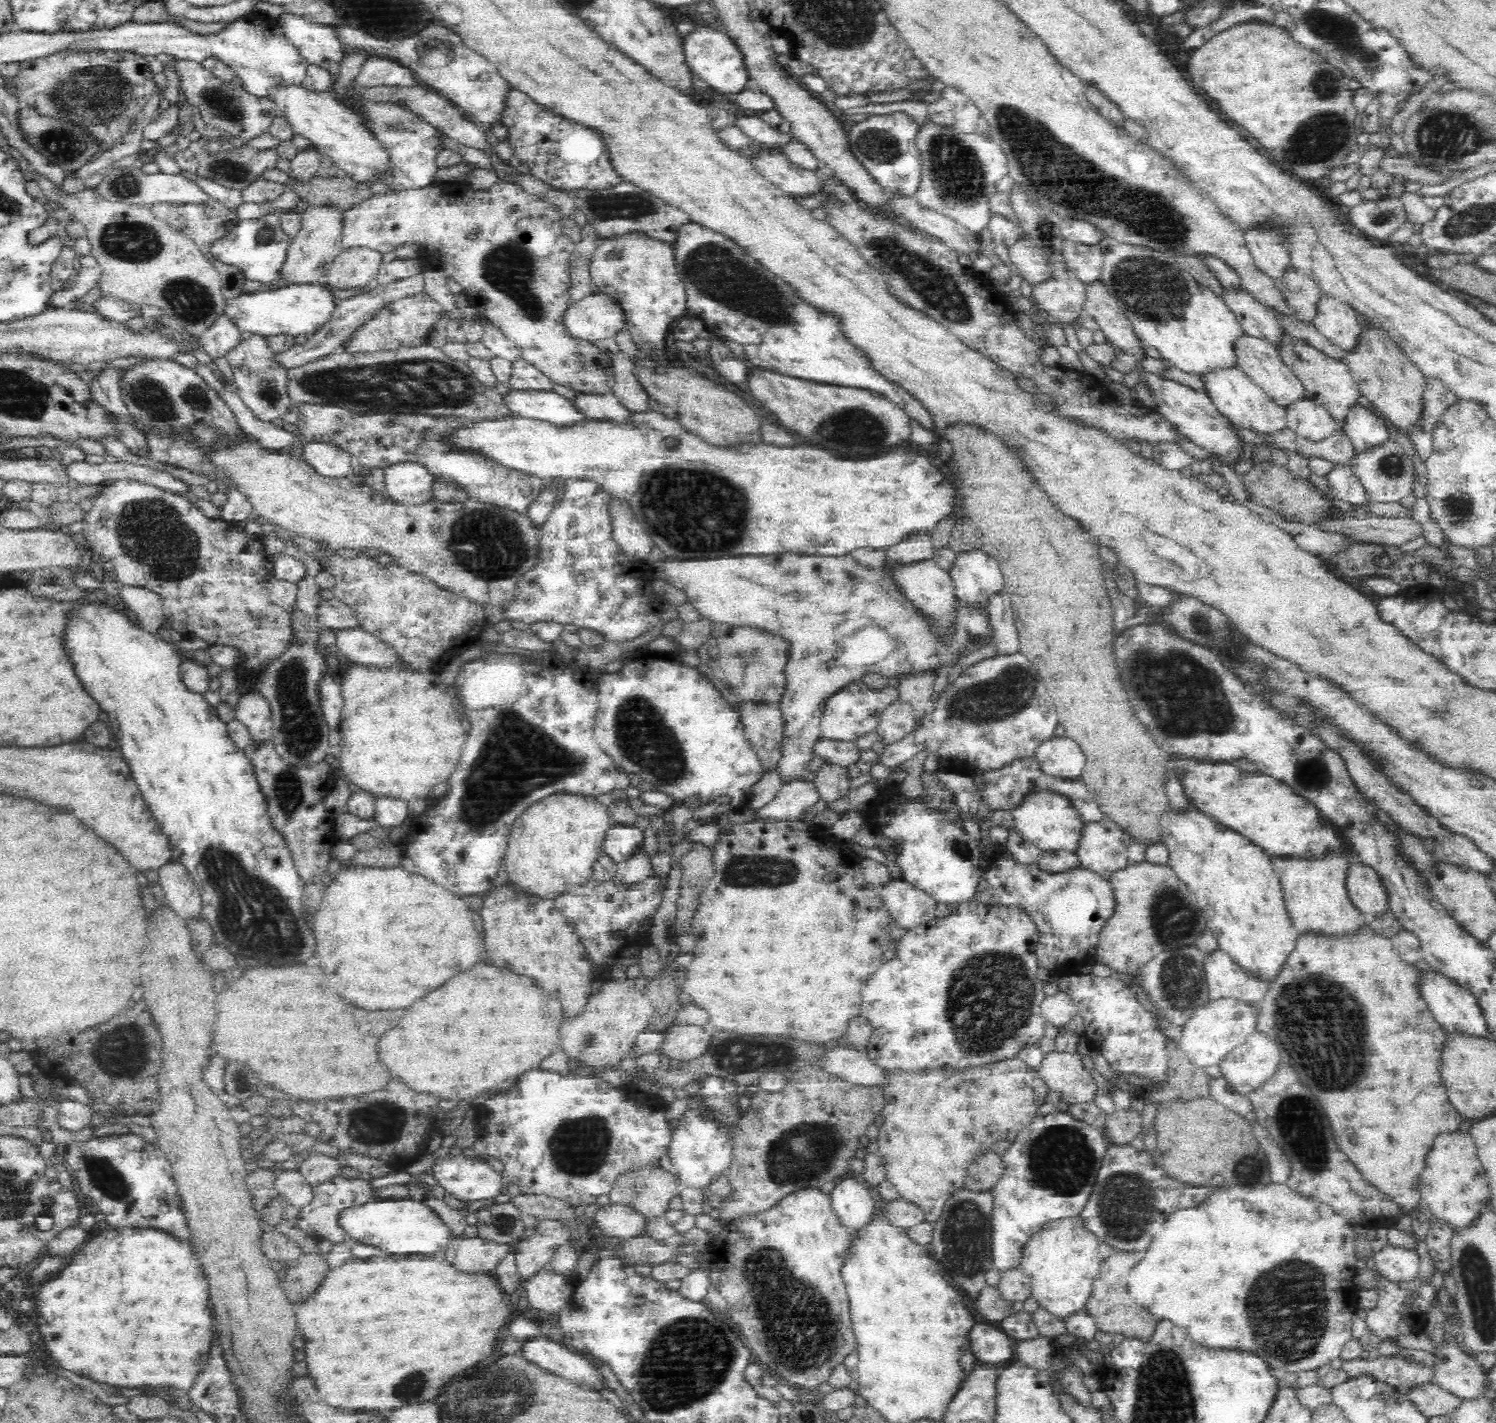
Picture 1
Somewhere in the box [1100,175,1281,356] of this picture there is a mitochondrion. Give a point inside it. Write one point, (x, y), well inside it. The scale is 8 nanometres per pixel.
(1153, 292)

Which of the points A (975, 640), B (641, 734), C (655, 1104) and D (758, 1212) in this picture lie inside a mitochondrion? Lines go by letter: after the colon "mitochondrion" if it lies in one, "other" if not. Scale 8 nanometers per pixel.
A: other
B: mitochondrion
C: other
D: other

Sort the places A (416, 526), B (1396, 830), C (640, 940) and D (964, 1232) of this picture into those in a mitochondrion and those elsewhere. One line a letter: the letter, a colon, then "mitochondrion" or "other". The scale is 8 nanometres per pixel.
A: other
B: other
C: other
D: mitochondrion

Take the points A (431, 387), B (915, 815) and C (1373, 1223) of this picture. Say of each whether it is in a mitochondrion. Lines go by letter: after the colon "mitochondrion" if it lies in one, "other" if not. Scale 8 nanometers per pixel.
A: mitochondrion
B: other
C: other

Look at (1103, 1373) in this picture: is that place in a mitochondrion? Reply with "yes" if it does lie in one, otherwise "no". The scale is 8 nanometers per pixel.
no

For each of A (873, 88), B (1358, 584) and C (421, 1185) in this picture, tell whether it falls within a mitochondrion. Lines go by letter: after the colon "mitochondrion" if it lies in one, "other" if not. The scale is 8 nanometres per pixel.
A: other
B: other
C: other

